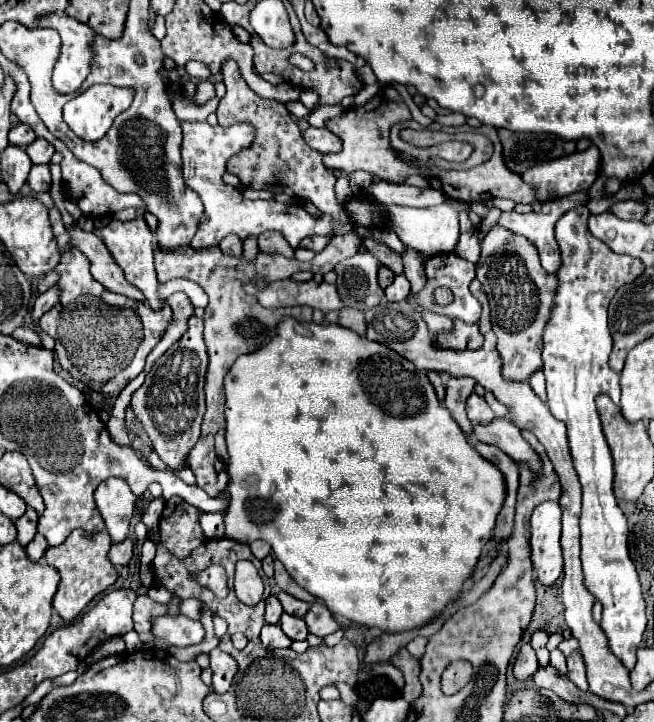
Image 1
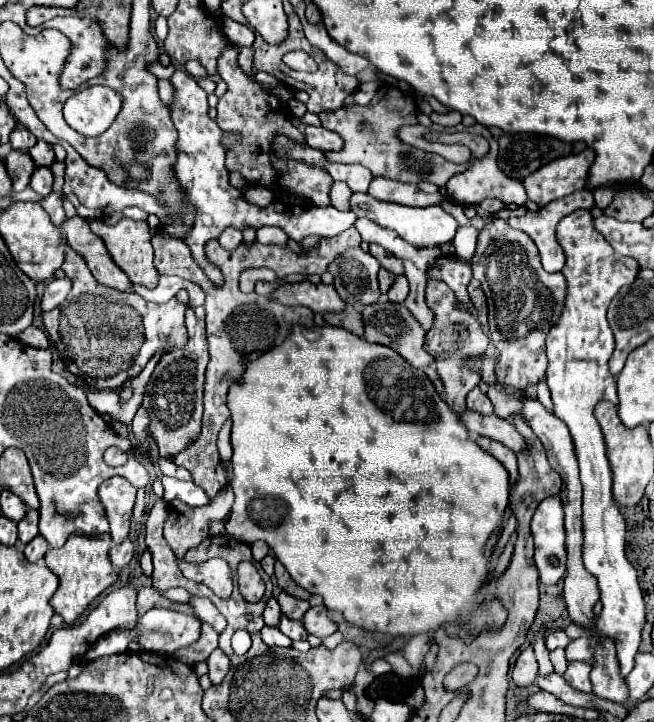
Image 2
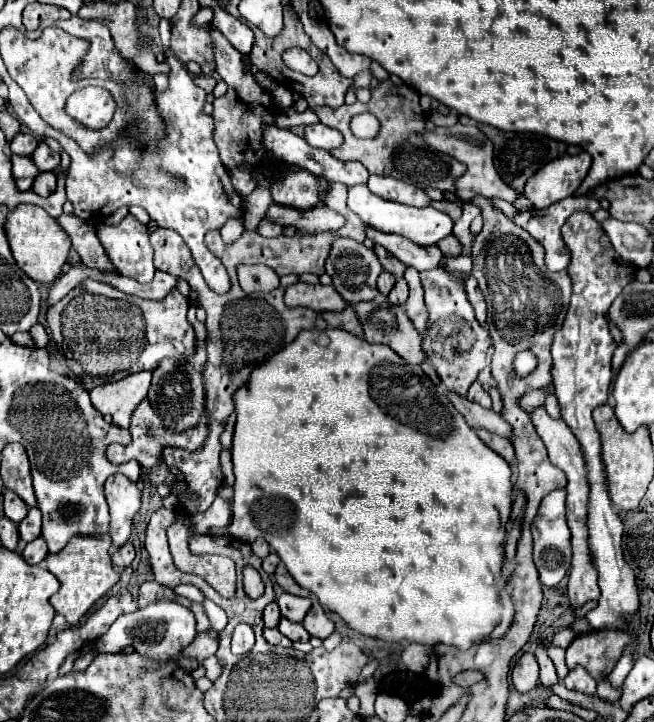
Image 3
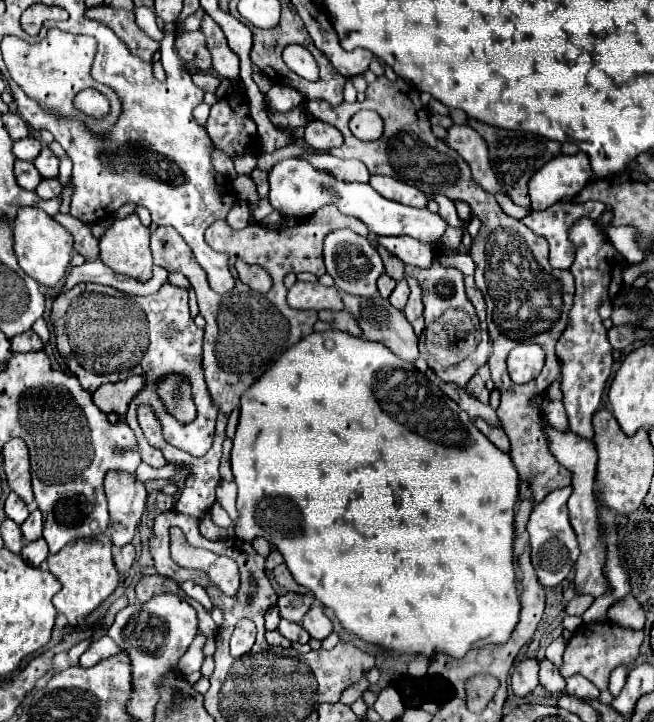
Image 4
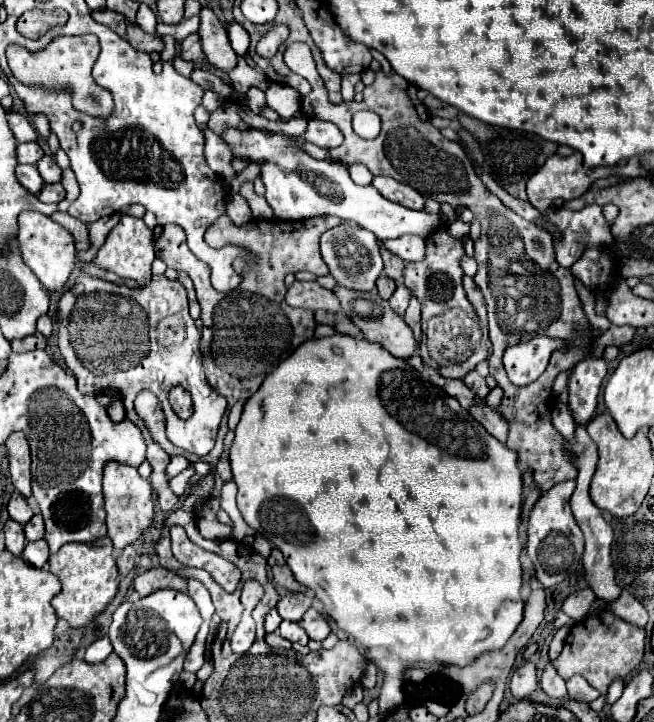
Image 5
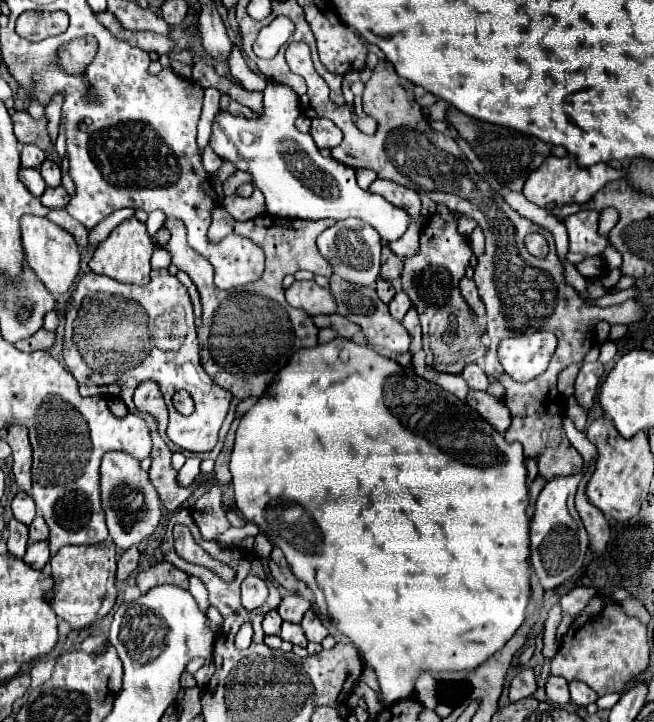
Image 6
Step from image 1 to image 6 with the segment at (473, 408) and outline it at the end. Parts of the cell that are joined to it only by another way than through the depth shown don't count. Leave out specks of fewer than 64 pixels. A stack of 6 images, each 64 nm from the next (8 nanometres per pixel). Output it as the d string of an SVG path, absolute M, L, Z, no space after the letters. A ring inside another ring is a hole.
M470 364L464 368L464 380L470 388L476 388L476 390L486 390L488 388L488 378L486 374L476 366L476 364Z

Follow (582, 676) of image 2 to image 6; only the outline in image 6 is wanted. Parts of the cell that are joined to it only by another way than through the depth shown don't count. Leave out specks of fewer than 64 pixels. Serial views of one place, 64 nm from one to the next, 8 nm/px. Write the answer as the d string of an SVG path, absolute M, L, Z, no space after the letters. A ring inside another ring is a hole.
M570 682L570 696L572 696L572 704L576 706L588 706L598 698L598 694L584 682Z

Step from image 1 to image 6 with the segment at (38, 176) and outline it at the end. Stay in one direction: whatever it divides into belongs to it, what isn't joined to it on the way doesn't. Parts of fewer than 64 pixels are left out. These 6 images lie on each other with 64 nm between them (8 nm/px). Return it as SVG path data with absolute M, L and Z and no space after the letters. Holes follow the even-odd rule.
M58 186L58 188L46 188L46 192L42 194L40 202L46 208L66 208L66 204L70 202L70 196L68 196L68 192L62 186Z

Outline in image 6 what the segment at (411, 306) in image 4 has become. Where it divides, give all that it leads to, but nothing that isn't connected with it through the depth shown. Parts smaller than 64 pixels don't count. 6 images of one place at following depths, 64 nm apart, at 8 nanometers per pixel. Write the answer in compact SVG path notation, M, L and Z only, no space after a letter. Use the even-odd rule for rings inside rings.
M412 306L412 308L408 310L408 314L404 316L402 326L408 330L408 334L410 334L410 338L412 338L410 352L412 352L412 354L416 354L416 352L422 348L422 332L420 332L420 320L418 320L418 312L416 312L416 308L414 308L414 306Z

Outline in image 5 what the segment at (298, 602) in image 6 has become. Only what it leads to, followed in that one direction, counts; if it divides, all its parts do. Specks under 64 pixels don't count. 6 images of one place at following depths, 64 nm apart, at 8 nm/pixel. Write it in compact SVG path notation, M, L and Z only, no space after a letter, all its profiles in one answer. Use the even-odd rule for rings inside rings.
M288 592L286 596L280 598L280 602L278 602L276 608L278 608L278 614L280 614L284 620L300 622L300 620L302 620L302 614L310 608L310 604L312 604L312 596Z

